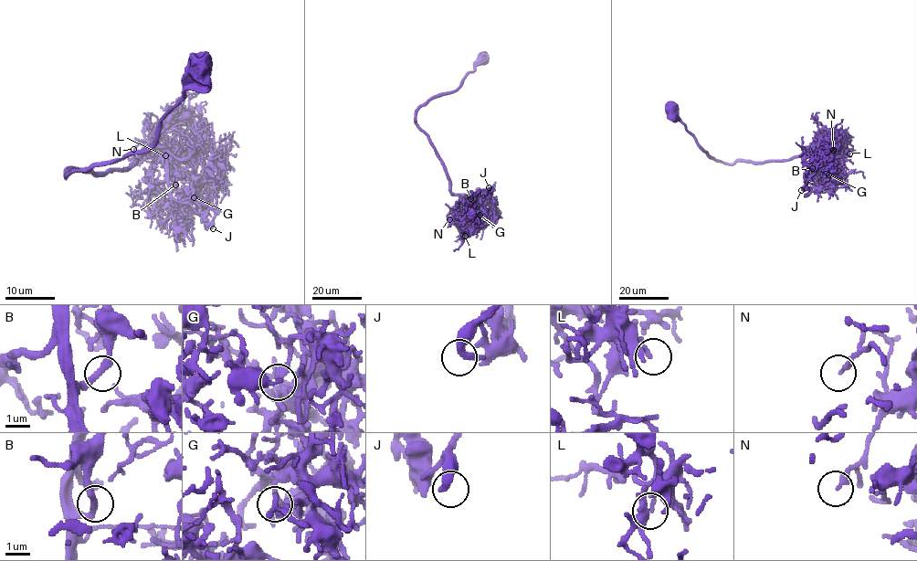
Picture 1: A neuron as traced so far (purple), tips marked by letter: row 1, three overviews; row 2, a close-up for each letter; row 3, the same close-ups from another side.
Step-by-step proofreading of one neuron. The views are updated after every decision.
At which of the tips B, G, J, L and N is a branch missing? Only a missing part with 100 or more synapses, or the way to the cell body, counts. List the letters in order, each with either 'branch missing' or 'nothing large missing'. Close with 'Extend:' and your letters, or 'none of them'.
B: nothing large missing
G: nothing large missing
J: branch missing
L: nothing large missing
N: nothing large missing
Extend: J

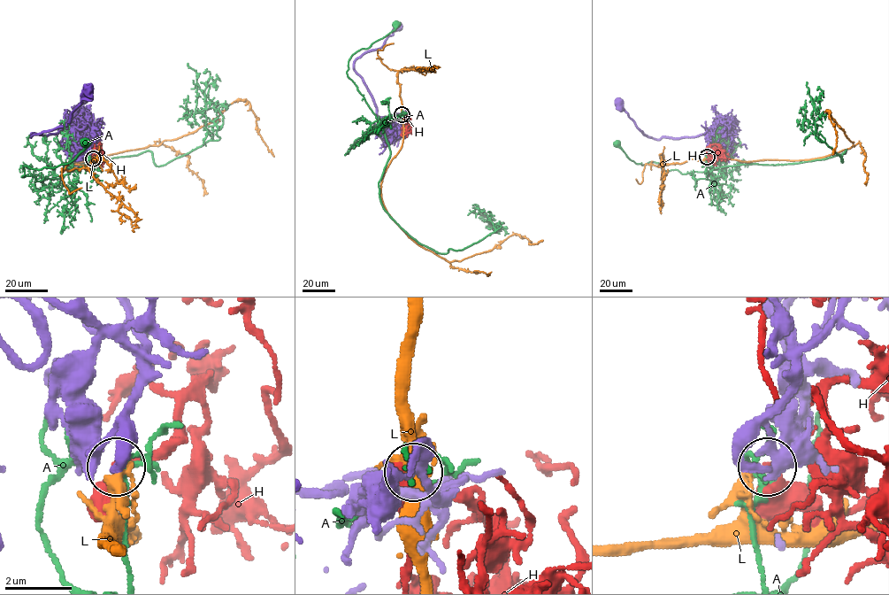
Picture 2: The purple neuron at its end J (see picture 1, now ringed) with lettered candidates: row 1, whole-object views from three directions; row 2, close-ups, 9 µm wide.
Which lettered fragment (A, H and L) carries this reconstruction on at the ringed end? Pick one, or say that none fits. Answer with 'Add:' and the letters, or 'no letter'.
Add: H

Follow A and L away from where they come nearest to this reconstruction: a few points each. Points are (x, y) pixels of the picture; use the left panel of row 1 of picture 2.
A: (93, 158), (89, 170), (67, 168), (62, 178), (21, 176), (24, 166), (68, 164), (86, 142)
L: (93, 158), (90, 165), (65, 163), (159, 145), (206, 126), (237, 100), (249, 103), (258, 133), (274, 156)

